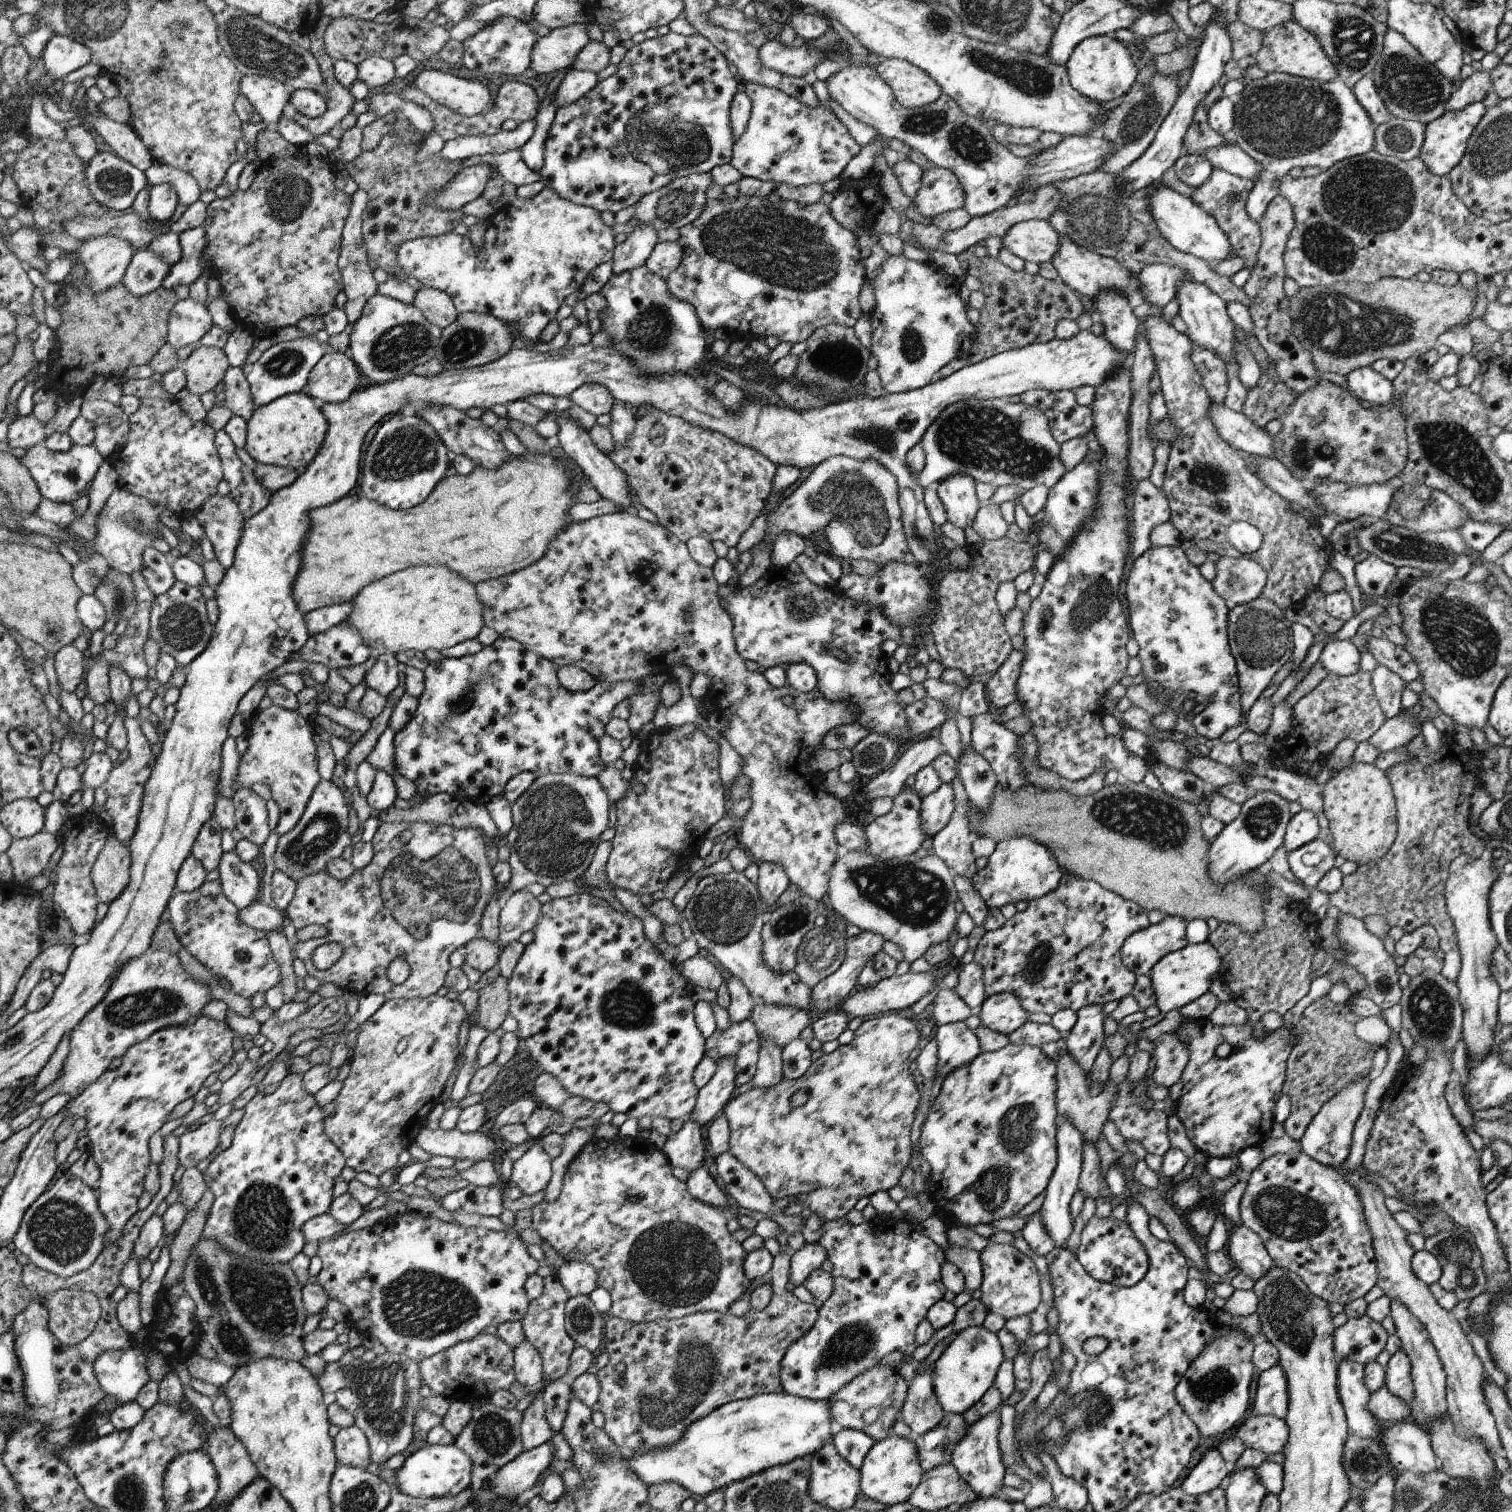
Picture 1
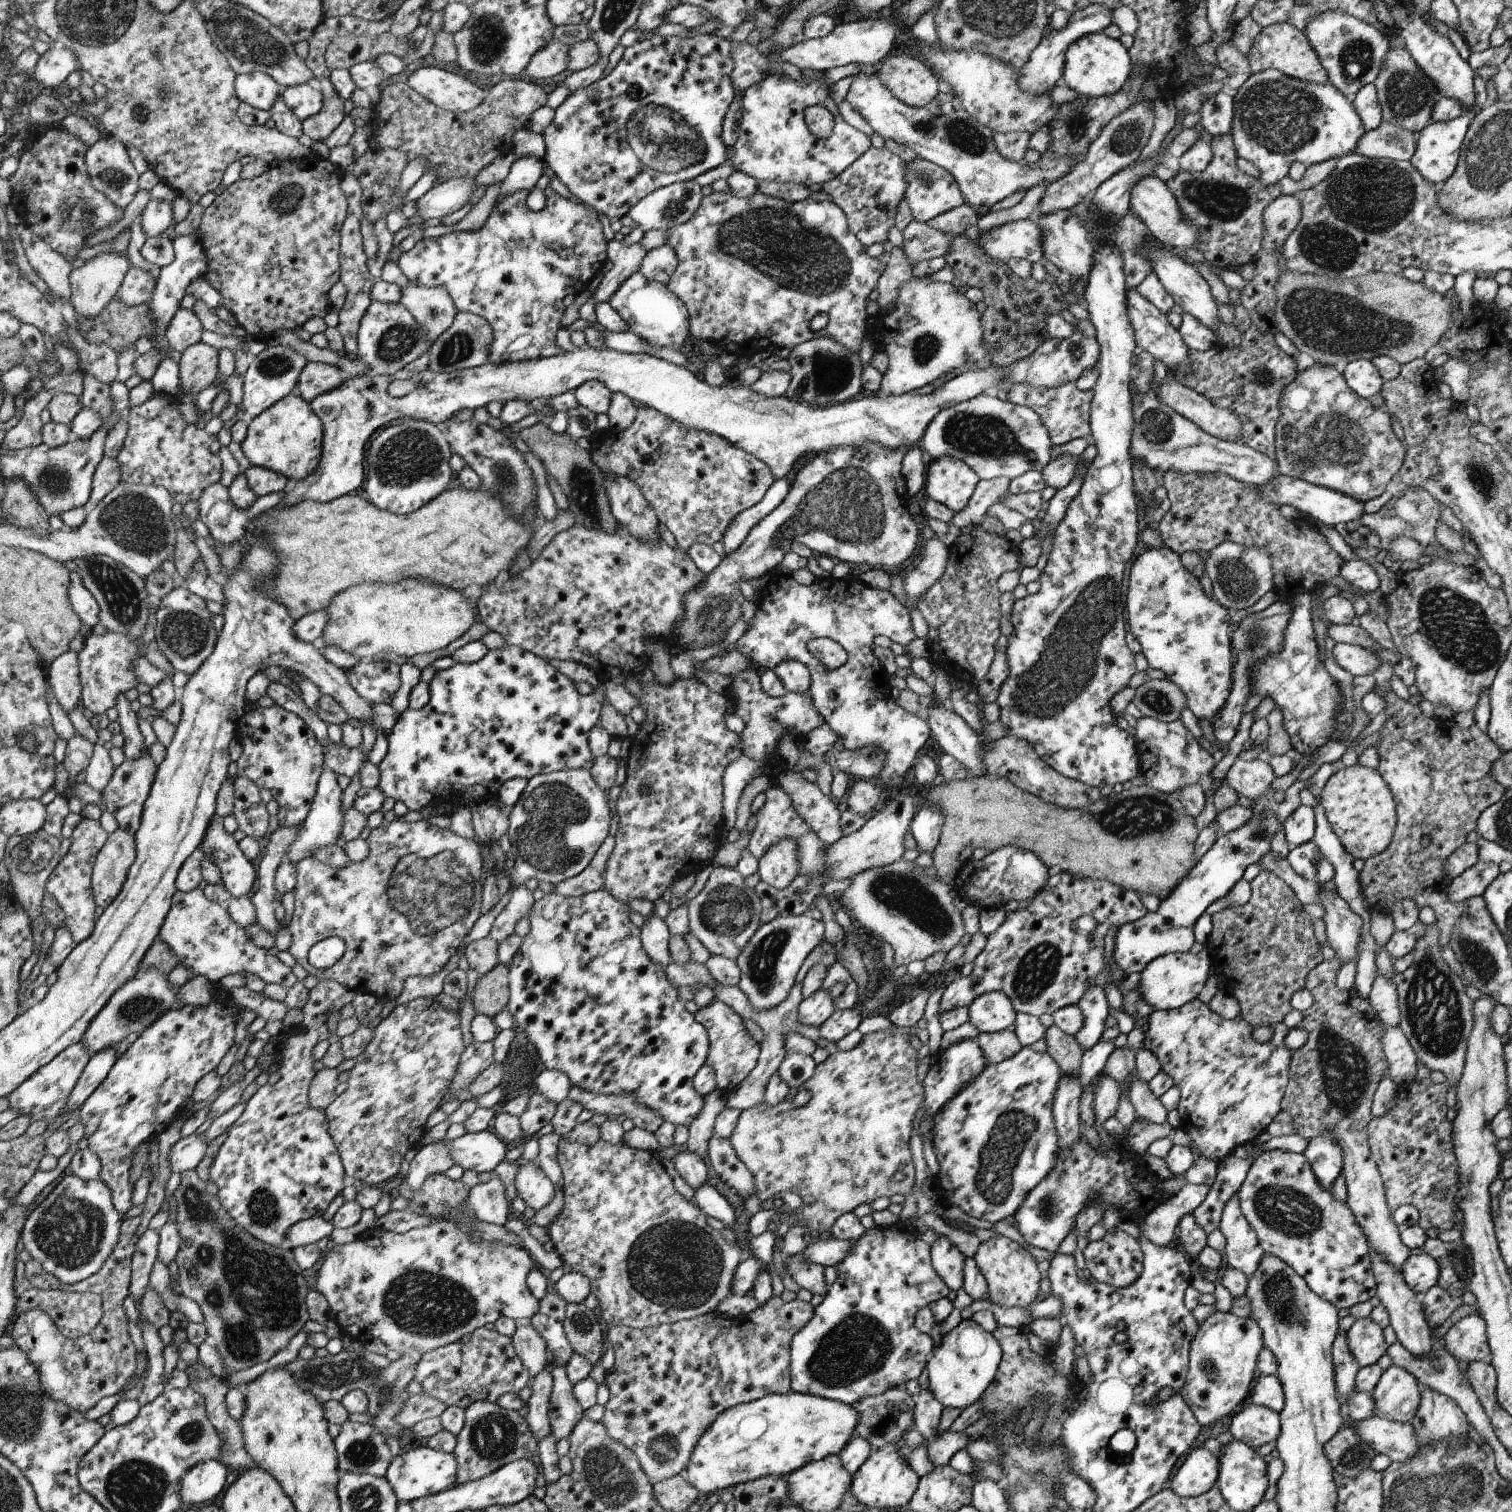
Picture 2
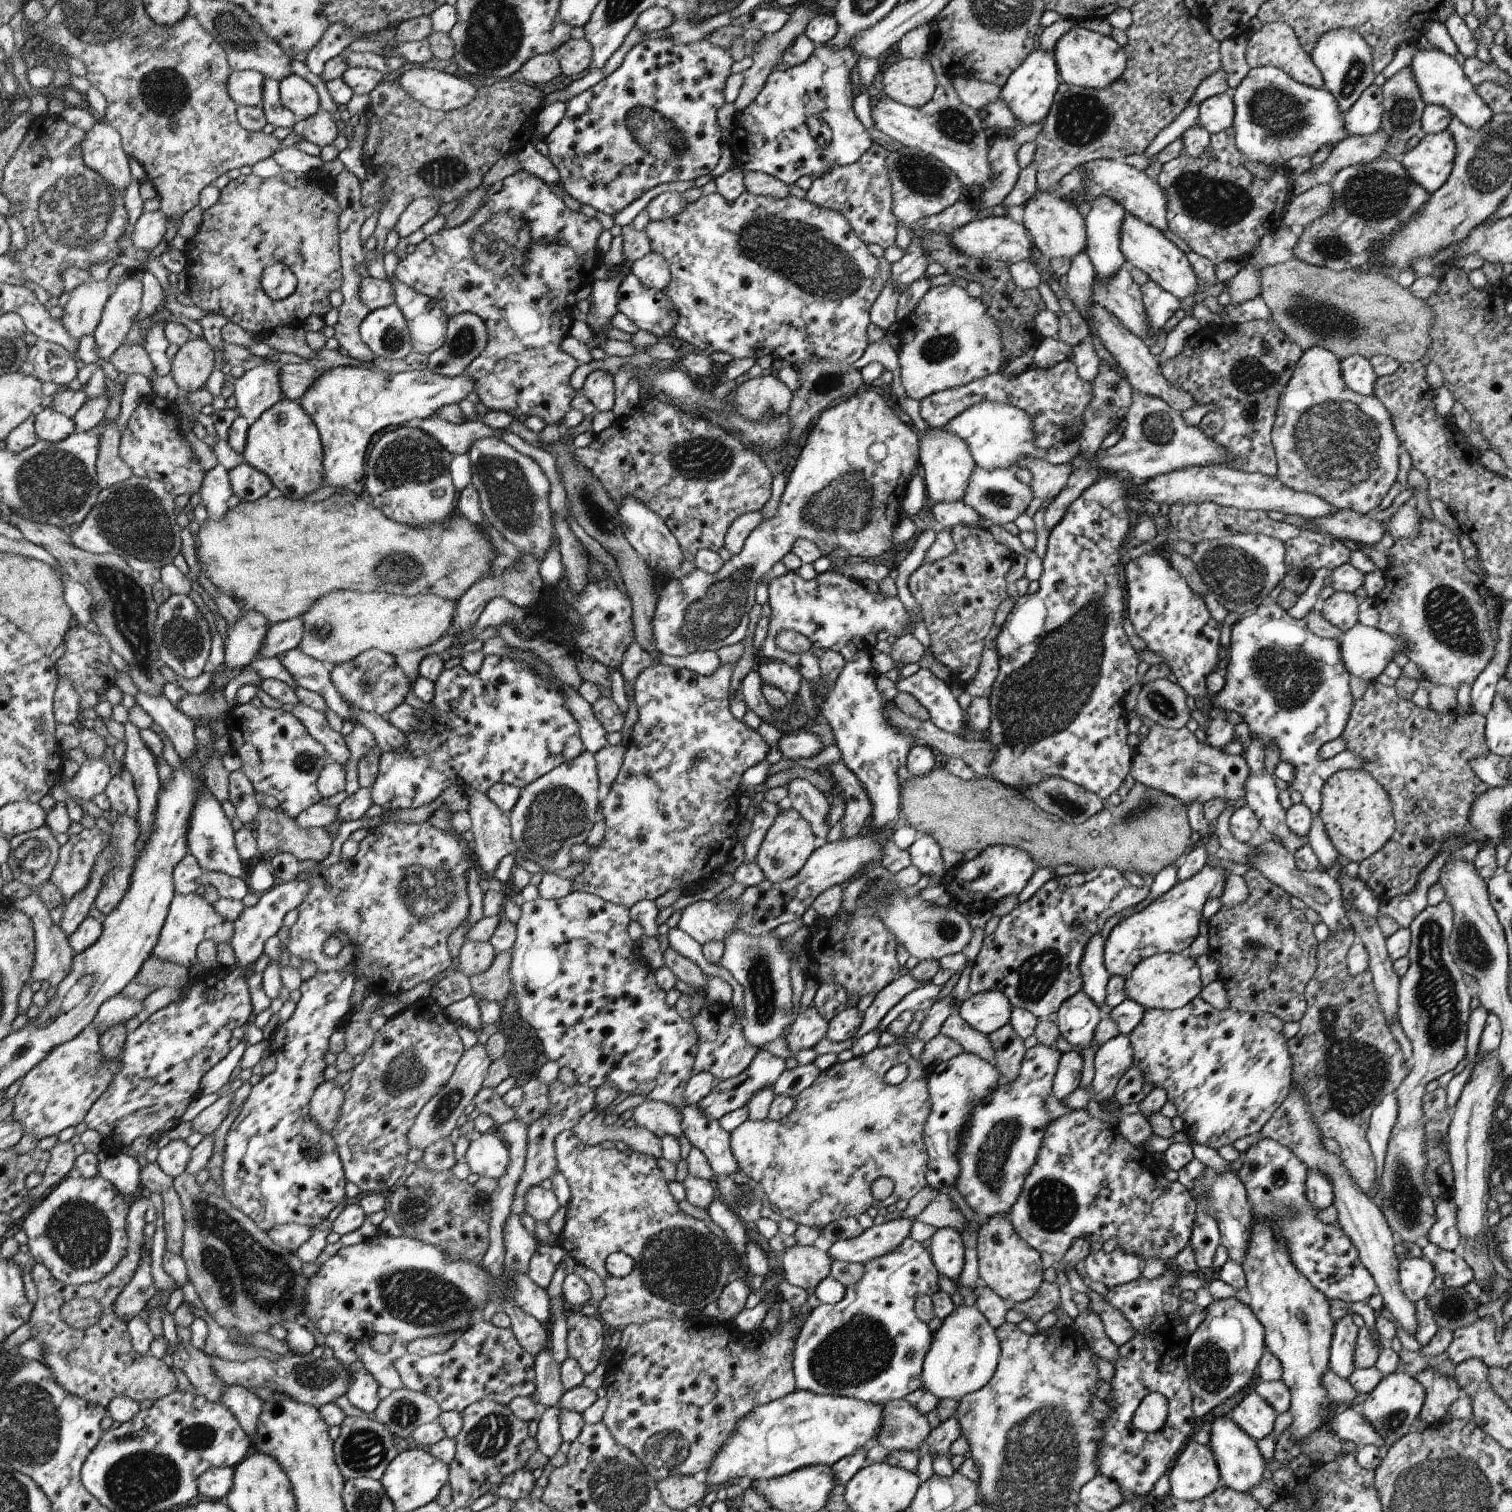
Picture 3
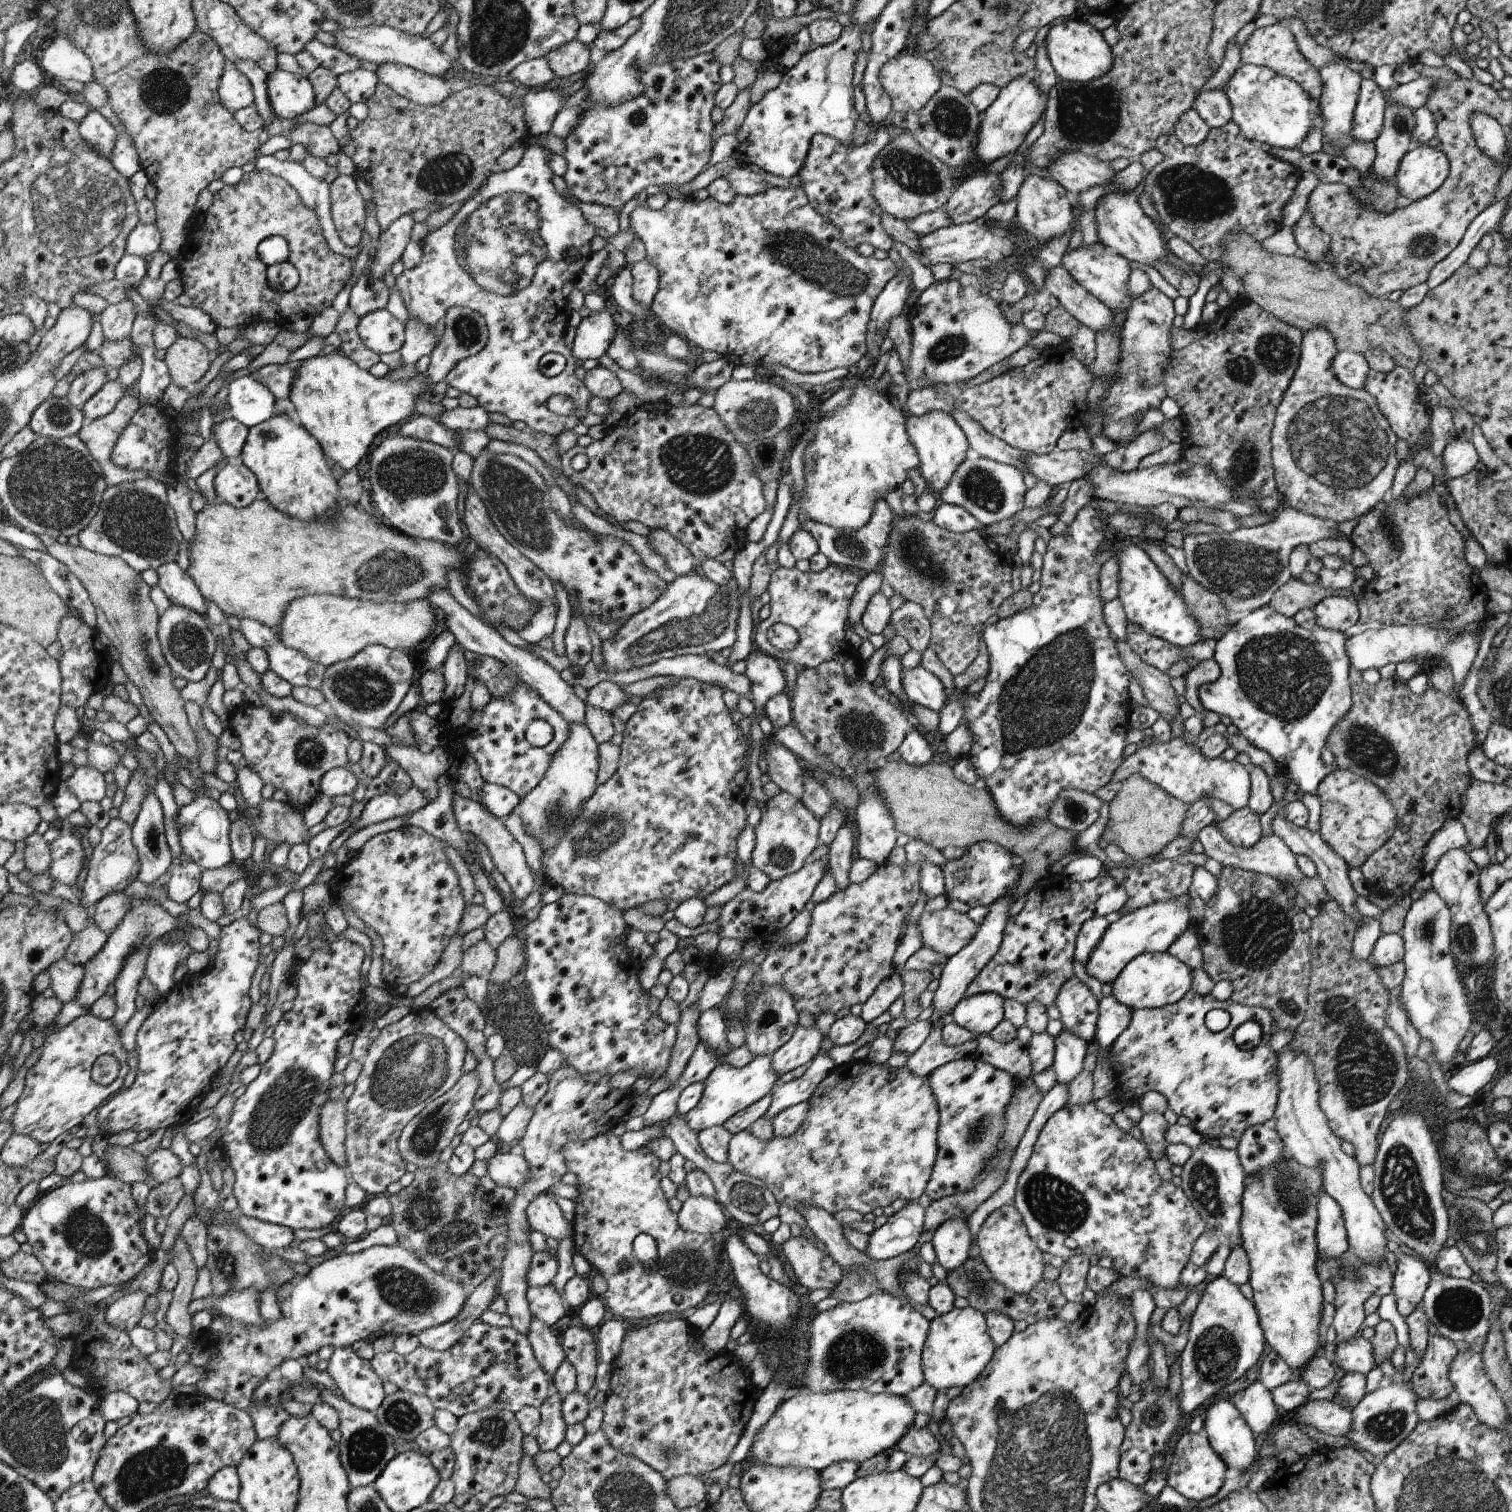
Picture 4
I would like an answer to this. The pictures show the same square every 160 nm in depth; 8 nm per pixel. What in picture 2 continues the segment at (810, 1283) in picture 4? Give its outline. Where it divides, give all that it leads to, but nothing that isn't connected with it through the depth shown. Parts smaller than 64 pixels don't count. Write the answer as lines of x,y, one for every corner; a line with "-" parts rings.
800,1255
784,1257
784,1259
787,1273
792,1276
800,1288
806,1288
813,1295
821,1294
824,1296
827,1293
828,1287
826,1289
826,1282
824,1281
825,1266
805,1261

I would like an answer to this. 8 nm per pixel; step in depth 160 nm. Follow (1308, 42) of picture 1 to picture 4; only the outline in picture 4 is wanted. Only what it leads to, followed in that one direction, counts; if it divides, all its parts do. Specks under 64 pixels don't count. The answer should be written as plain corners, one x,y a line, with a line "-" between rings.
1279,23
1269,27
1256,29
1241,46
1241,61
1243,64
1262,65
1271,68
1283,77
1297,82
1313,100
1318,100
1322,94
1322,81
1319,70
1310,65
1298,51
1294,35
1287,23

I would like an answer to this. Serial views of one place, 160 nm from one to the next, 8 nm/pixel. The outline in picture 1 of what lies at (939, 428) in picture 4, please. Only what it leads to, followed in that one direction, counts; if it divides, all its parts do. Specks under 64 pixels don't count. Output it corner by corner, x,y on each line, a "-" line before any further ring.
954,474
936,487
938,497
947,514
947,521
965,530
972,527
978,510
982,507
977,493
976,480
972,476

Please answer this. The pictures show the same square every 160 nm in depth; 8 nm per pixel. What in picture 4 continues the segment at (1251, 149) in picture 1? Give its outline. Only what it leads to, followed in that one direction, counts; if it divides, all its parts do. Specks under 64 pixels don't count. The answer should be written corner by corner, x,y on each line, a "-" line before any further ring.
1252,63
1242,64
1229,78
1223,90
1231,104
1231,120
1239,126
1241,133
1249,141
1270,144
1270,146
1274,147
1274,152
1279,154
1282,153
1282,150
1299,147
1306,134
1308,134
1310,127
1319,126
1318,101
1311,99
1309,94
1297,82
1279,75
1271,68

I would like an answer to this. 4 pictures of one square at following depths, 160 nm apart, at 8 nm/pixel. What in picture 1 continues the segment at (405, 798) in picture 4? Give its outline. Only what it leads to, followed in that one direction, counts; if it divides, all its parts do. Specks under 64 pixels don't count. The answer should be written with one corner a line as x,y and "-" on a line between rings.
499,637
494,644
486,646
480,653
467,655
461,658
445,658
430,662
423,671
425,676
424,692
418,699
418,708
414,712
414,716
408,724
395,734
393,740
394,746
394,764
396,770
414,783
416,787
416,795
410,798
407,804
418,804
418,800
426,794
436,795
439,793
447,793
457,796
461,801
470,799
482,804
486,804
493,797
503,795
507,787
507,783
511,781
516,774
524,773
525,771
534,772
537,776
548,775
555,773
573,773
584,777
597,778
598,774
603,773
607,768
607,764
600,757
600,741
606,735
607,725
612,716
614,706
620,700
628,699
629,697
640,694
640,692
656,692
660,691
661,687
671,678
667,674
654,674
654,676
646,677
643,681
638,682
609,682
598,681
597,684
590,688
587,692
570,692
566,688
562,688
557,678
557,668
555,664
536,655
534,651
527,651
522,643
517,642
512,638

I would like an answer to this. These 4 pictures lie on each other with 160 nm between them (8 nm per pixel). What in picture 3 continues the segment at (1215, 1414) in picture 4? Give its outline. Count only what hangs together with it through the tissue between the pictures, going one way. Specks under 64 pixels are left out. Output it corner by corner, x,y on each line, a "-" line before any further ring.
1229,1414
1216,1417
1209,1428
1208,1445
1212,1449
1219,1473
1225,1486
1240,1493
1249,1492
1263,1480
1266,1461
1259,1451
1257,1442
1242,1430

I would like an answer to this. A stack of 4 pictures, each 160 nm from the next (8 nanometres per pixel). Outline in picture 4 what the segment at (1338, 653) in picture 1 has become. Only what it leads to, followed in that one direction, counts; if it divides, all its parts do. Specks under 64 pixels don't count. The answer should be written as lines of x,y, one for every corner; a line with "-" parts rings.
1398,625
1365,630
1347,638
1346,650
1351,665
1361,673
1368,668
1379,669
1385,664
1414,661
1422,666
1426,660
1443,659
1453,672
1455,684
1464,683
1466,674
1476,658
1479,638
1474,633
1452,633
1434,625

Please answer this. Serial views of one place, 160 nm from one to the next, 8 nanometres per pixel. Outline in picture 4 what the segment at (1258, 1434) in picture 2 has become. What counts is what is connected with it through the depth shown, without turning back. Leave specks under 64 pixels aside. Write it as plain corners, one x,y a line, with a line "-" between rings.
1259,1380
1238,1391
1233,1396
1233,1403
1252,1432
1258,1432
1259,1439
1270,1432
1282,1414
1273,1401
1272,1393

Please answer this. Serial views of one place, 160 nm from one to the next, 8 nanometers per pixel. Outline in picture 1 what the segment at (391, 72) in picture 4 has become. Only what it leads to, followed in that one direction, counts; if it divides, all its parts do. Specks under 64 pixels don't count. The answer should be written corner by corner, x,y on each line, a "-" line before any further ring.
424,70
412,85
441,106
466,117
488,110
493,103
488,84
465,80
438,70

